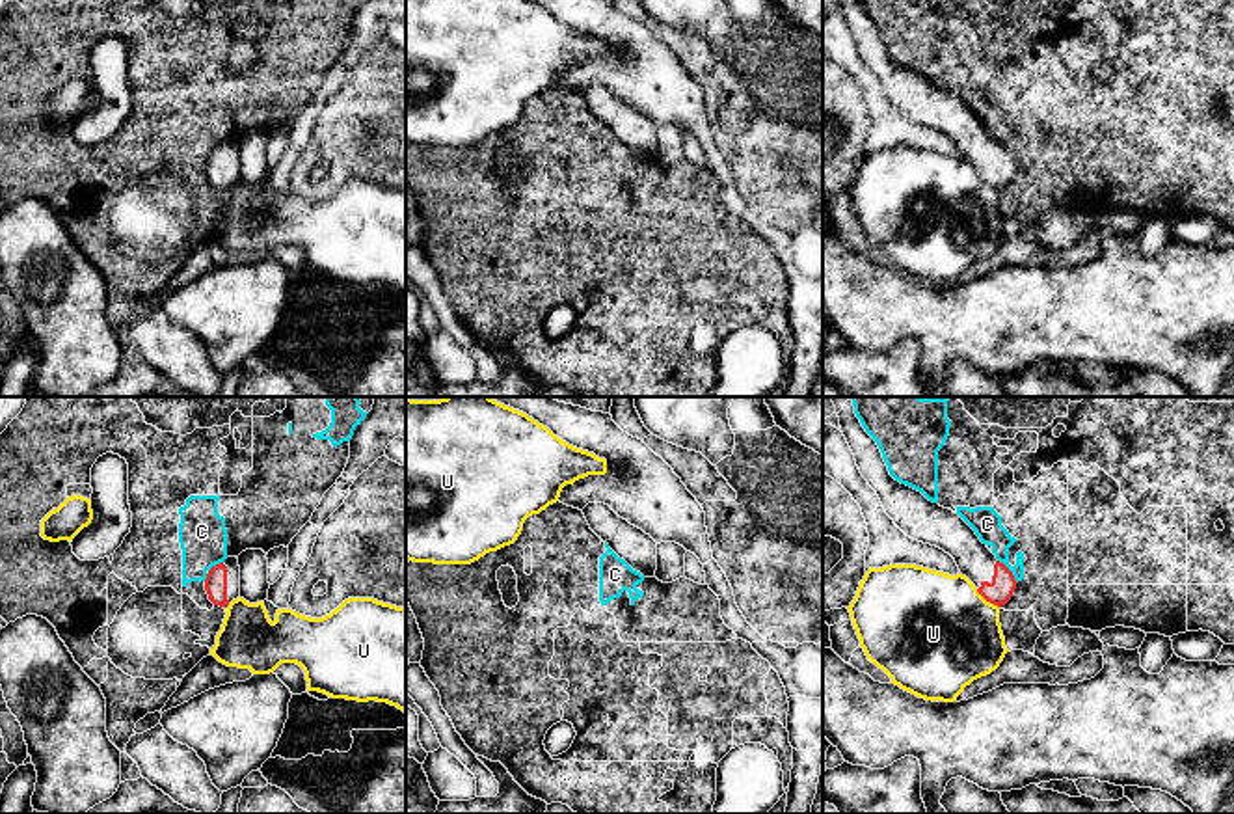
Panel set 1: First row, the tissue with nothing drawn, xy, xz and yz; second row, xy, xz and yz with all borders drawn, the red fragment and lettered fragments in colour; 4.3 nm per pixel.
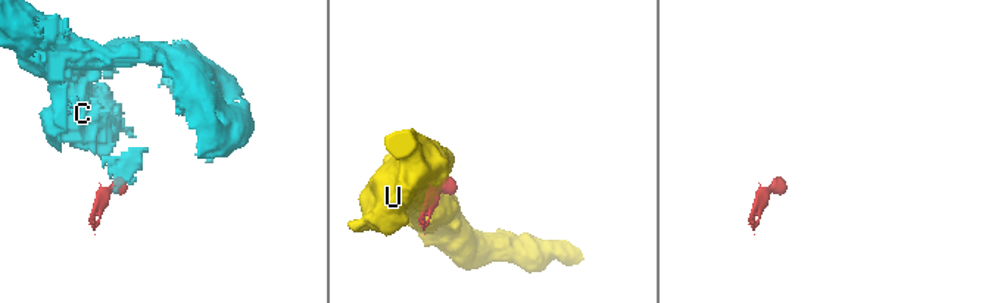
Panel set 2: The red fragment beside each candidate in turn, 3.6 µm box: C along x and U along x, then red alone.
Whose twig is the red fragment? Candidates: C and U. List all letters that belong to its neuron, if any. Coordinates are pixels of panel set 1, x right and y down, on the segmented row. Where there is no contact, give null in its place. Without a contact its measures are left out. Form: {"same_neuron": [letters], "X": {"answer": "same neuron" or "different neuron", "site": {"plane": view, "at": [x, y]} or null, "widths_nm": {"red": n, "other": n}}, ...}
{"same_neuron": [], "C": {"answer": "different neuron", "site": {"plane": "yz", "at": [1009, 570]}, "widths_nm": {"red": 110, "other": 130}}, "U": {"answer": "different neuron", "site": {"plane": "yz", "at": [987, 600]}, "widths_nm": {"red": 110, "other": 480}}}

